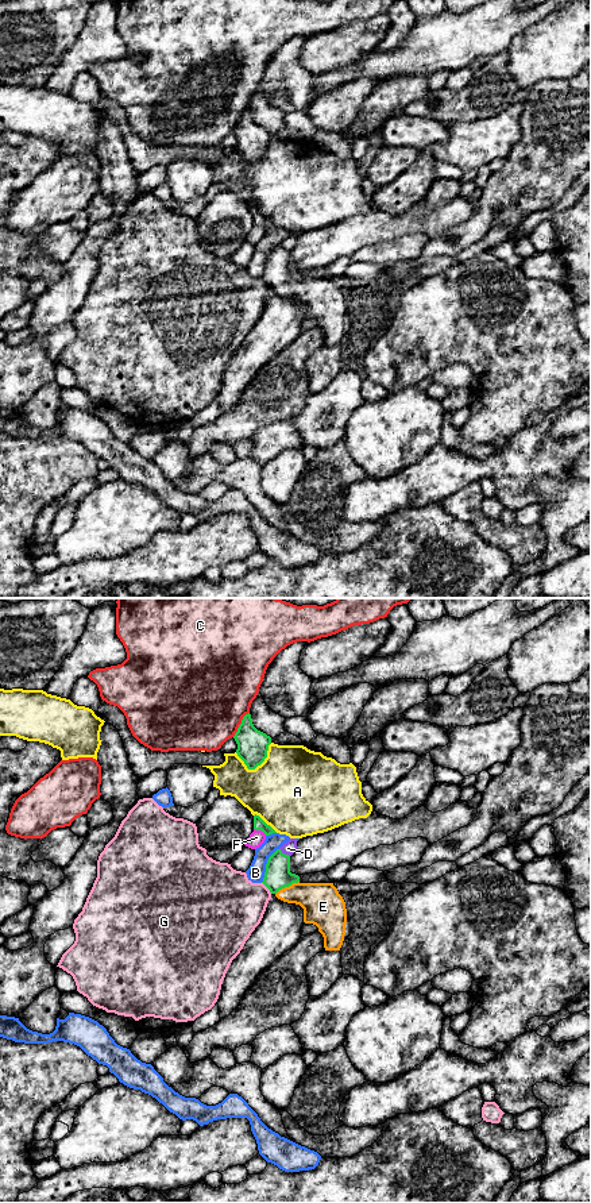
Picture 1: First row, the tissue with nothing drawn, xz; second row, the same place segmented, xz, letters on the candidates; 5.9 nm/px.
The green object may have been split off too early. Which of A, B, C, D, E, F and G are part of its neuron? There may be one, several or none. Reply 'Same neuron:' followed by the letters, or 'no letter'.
Same neuron: E

